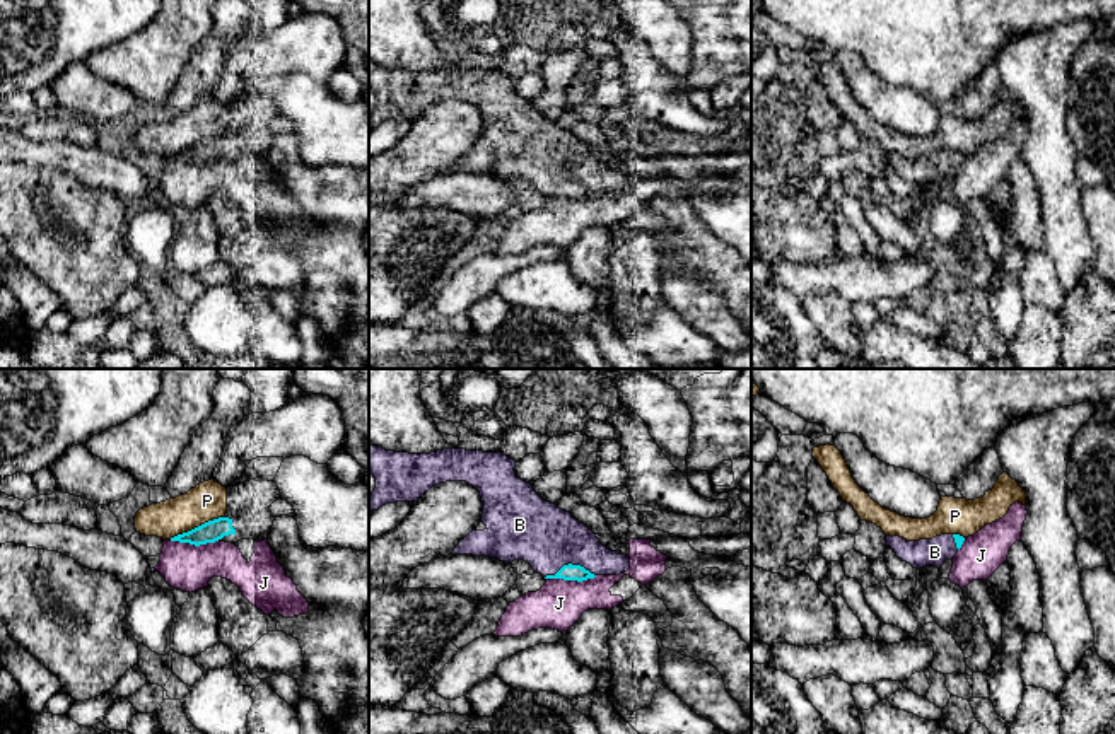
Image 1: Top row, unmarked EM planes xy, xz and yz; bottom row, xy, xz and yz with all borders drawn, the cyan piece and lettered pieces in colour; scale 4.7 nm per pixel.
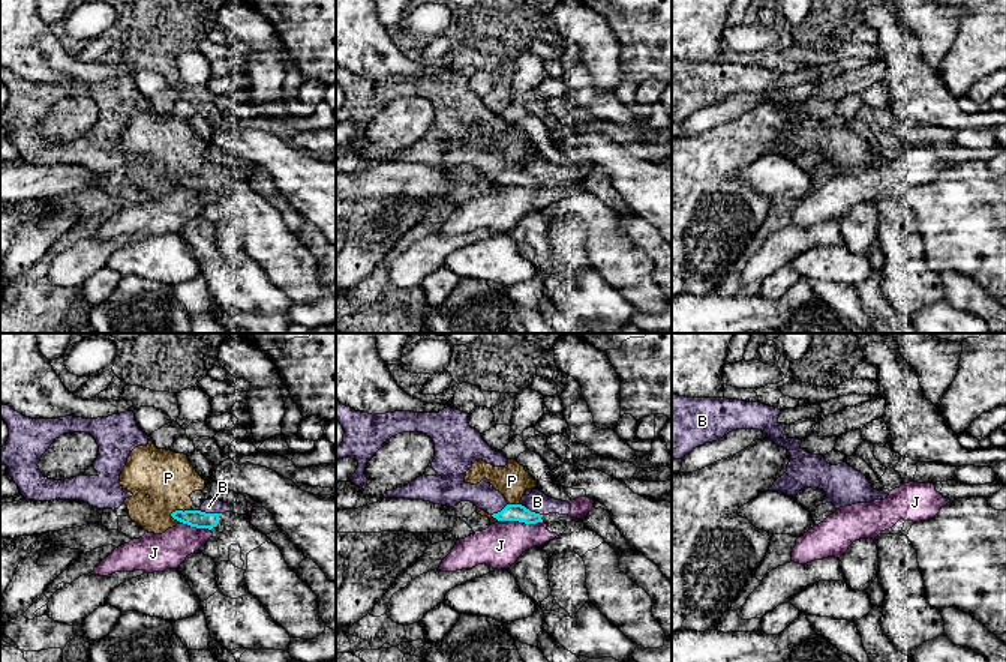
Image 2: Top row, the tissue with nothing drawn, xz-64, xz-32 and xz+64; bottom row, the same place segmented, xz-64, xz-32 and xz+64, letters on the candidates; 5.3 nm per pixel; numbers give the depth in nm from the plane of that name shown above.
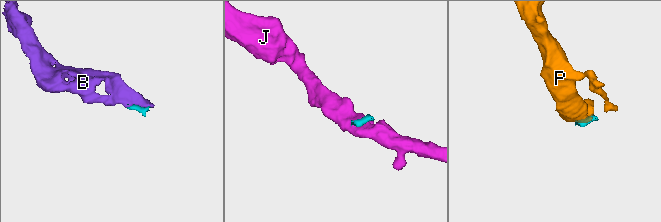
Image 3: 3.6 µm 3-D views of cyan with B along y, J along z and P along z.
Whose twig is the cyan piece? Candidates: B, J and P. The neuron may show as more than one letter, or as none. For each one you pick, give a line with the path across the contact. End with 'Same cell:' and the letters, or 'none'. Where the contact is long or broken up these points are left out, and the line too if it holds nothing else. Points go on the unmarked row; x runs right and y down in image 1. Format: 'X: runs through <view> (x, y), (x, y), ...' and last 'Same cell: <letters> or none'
B: runs through xz (567, 190), (569, 181), (530, 145)
Same cell: B

